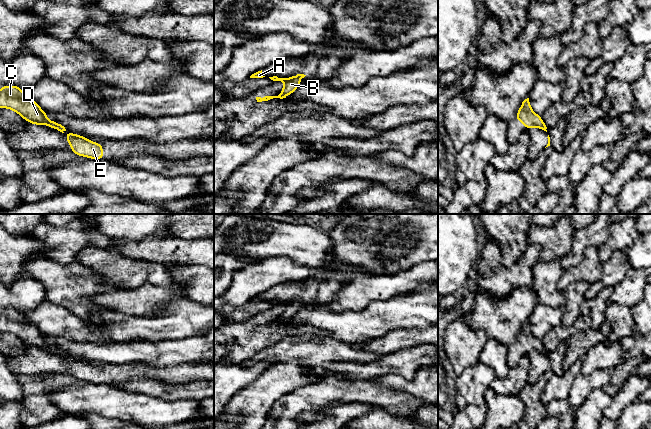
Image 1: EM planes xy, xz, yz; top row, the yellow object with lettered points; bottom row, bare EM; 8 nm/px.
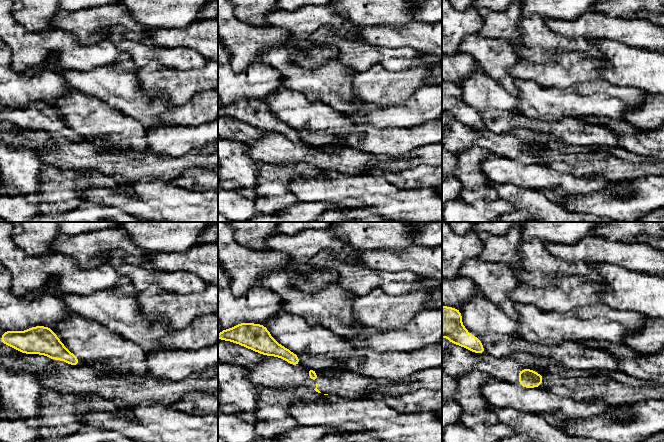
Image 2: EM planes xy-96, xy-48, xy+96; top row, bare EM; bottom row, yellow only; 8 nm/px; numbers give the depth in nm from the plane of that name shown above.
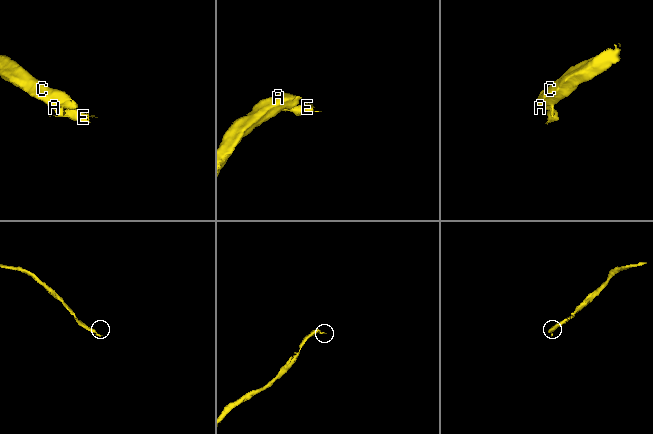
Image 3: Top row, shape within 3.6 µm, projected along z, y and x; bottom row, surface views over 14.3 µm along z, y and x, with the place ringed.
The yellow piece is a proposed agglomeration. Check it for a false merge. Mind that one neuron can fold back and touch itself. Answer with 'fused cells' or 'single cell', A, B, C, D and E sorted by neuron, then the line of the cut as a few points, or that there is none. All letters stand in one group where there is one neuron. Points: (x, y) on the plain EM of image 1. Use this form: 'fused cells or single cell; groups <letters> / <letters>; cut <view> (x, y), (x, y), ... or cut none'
fused cells; groups A B C D / E; cut xz (279, 318), (282, 322)

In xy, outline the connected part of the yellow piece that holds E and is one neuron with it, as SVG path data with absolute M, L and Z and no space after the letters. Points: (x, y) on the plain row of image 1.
M71 356L64 357L66 366L71 369L71 376L77 380L82 380L94 384L104 384L103 369L88 364L86 361Z

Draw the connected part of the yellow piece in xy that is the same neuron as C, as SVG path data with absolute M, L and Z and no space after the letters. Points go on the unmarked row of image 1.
M6 309L0 312L0 332L10 333L19 338L24 345L46 349L58 355L66 355L65 351L56 345L51 345L36 325L28 322L22 312L16 309Z

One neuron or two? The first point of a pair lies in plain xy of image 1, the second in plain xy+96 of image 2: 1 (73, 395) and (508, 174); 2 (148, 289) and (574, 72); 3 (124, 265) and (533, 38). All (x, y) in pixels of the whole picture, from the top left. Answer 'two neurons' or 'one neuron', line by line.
1: one neuron
2: one neuron
3: one neuron

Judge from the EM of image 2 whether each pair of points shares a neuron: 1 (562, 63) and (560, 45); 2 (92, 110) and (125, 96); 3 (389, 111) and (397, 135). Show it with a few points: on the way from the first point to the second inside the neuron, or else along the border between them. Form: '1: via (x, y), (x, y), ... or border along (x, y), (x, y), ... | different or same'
1: border along (584, 55), (561, 52), (542, 61), (538, 59) | different
2: border along (85, 95), (97, 97), (128, 115) | different
3: border along (371, 124), (377, 127), (411, 127), (417, 125) | different

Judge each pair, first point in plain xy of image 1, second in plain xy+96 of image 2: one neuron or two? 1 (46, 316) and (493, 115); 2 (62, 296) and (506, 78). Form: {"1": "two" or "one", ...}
{"1": "two", "2": "one"}

